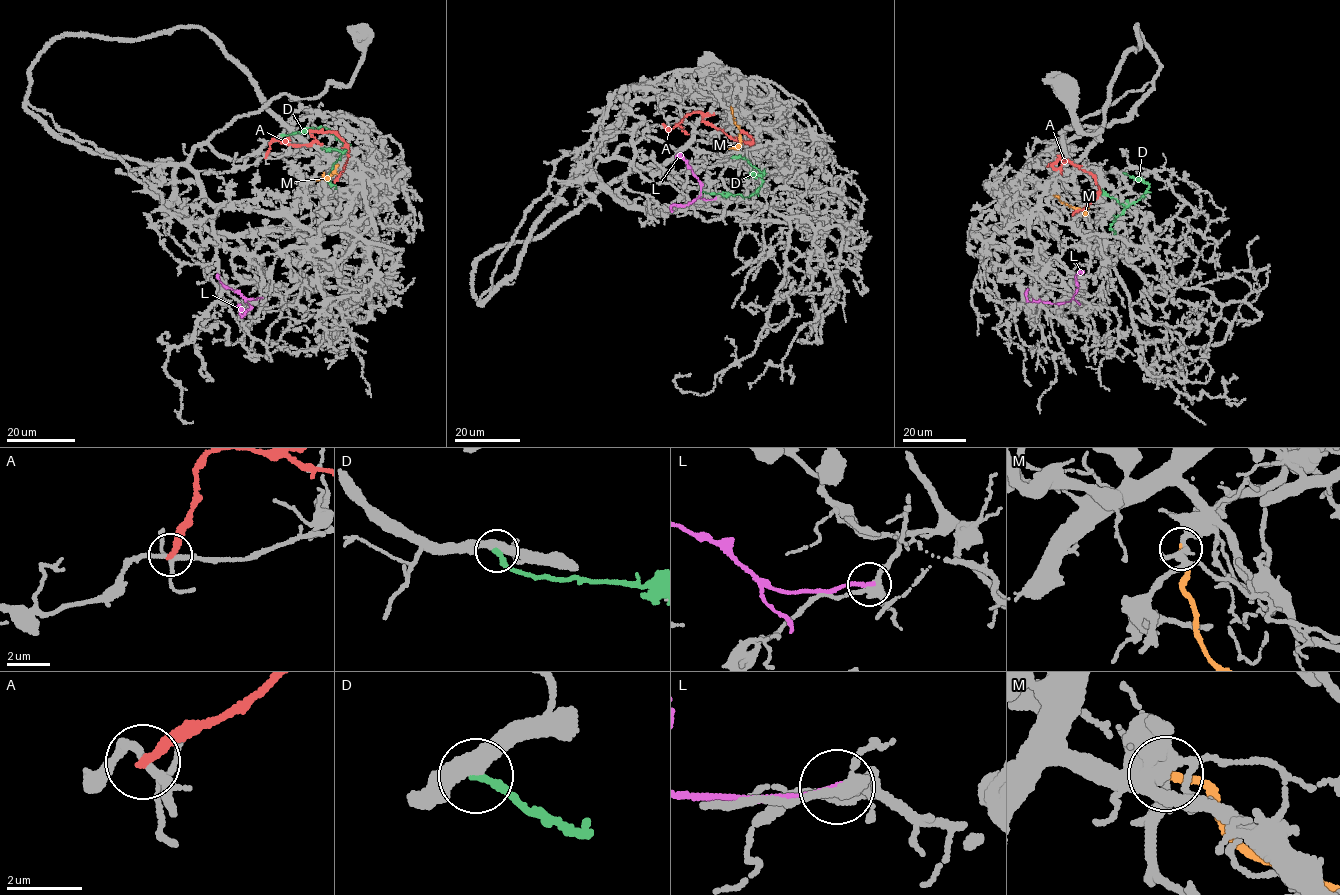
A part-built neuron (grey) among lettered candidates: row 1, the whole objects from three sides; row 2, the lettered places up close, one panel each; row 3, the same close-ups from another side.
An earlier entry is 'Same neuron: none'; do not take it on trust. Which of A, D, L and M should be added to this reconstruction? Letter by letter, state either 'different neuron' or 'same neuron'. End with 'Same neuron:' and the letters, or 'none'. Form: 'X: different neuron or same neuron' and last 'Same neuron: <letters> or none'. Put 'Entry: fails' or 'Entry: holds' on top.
Entry: holds
A: different neuron
D: different neuron
L: different neuron
M: different neuron
Same neuron: none

